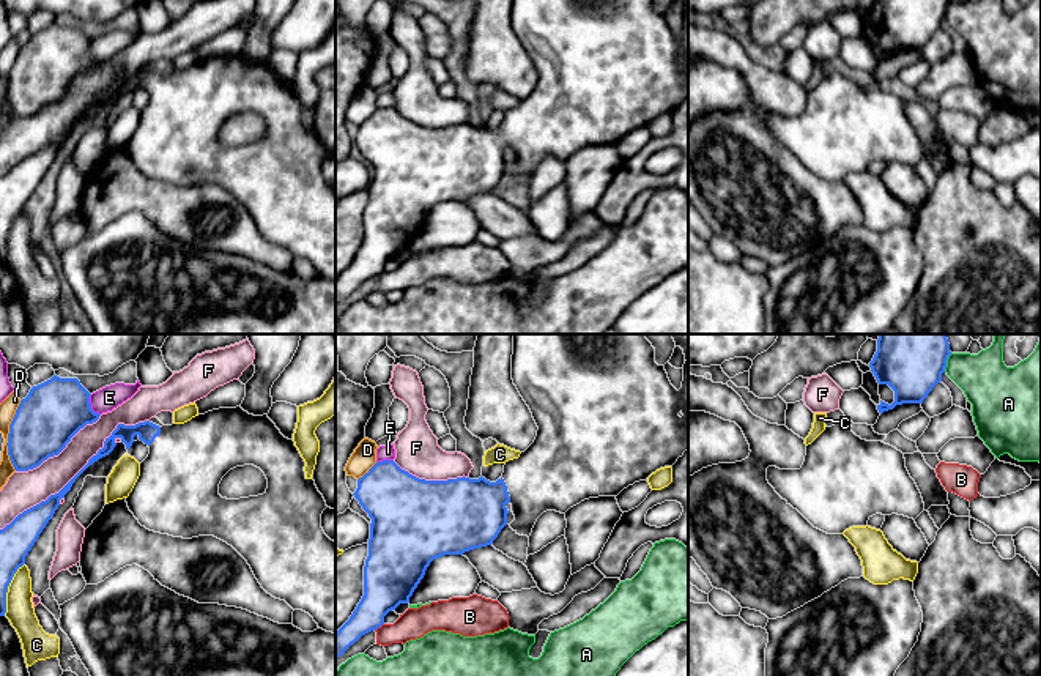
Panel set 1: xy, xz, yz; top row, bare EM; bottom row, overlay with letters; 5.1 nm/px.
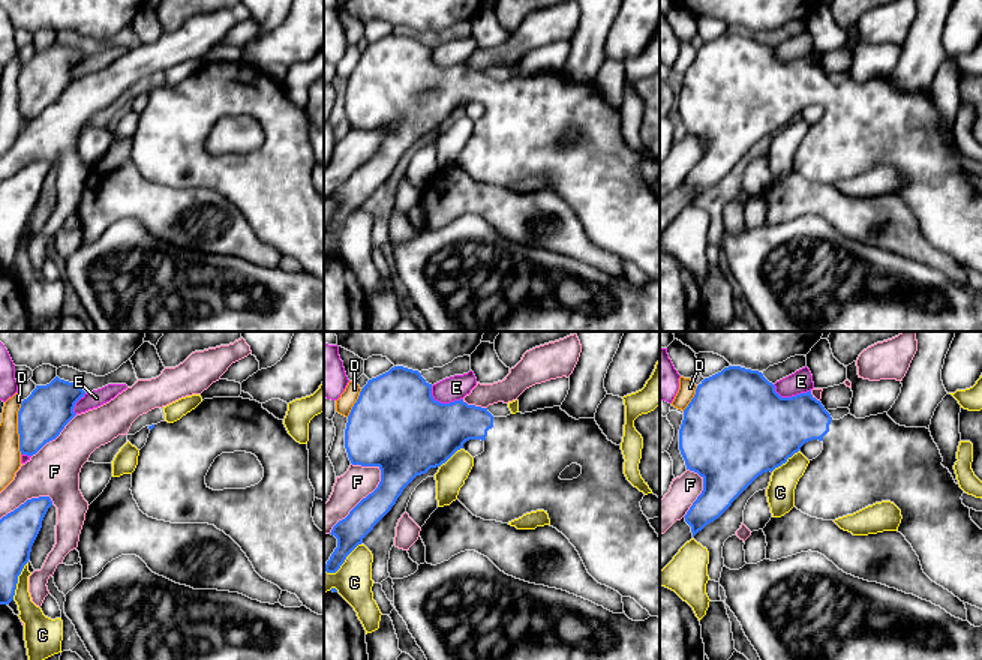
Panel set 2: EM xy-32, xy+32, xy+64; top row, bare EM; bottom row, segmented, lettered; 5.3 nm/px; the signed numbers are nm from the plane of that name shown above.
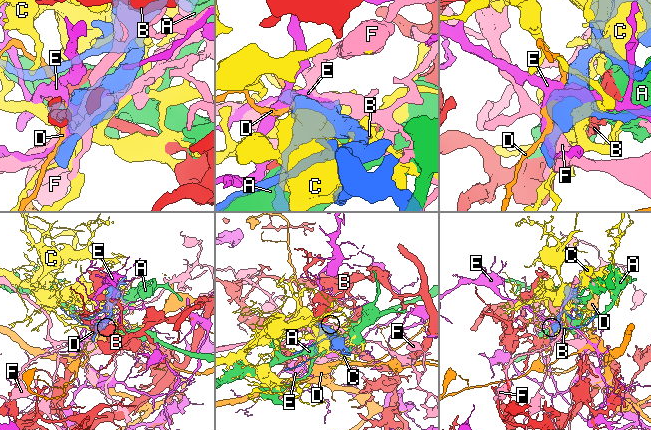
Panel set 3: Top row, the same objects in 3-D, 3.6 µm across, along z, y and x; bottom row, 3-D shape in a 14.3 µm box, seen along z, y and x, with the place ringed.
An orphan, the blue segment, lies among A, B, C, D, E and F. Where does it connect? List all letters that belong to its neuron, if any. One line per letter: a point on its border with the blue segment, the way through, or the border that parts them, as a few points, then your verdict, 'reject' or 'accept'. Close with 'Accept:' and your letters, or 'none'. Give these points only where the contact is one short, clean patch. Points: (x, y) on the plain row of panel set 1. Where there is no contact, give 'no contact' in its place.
A: meets blue in yz at (945, 10); reject
B: meets blue in xz at (378, 273); border along xz (383, 270), (375, 278); reject
C: meets blue in xy at (7, 237); reject
D: meets blue in xy at (8, 82); border along xy (21, 48), (10, 71), (7, 90), (7, 101), (14, 117); reject
E: meets blue in xy at (90, 52); reject
F: meets blue in xy at (79, 118); reject
Accept: none

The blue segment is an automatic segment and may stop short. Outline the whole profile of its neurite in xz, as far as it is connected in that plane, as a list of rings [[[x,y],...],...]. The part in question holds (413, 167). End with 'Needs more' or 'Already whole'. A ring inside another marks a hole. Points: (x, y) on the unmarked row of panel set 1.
[[[513,0],[512,27],[539,77],[534,90],[518,106],[506,109],[496,129],[482,123],[425,128],[402,117],[394,107],[376,109],[357,126],[353,142],[372,165],[364,243],[350,266],[335,279],[335,306],[362,282],[381,274],[389,258],[409,249],[433,206],[491,192],[507,172],[507,150],[515,162],[510,175],[529,184],[543,159],[565,161],[584,147],[617,143],[628,132],[647,128],[657,117],[672,113],[688,98],[688,6],[679,38],[671,32],[665,13],[655,9],[655,0]]]. Needs more

